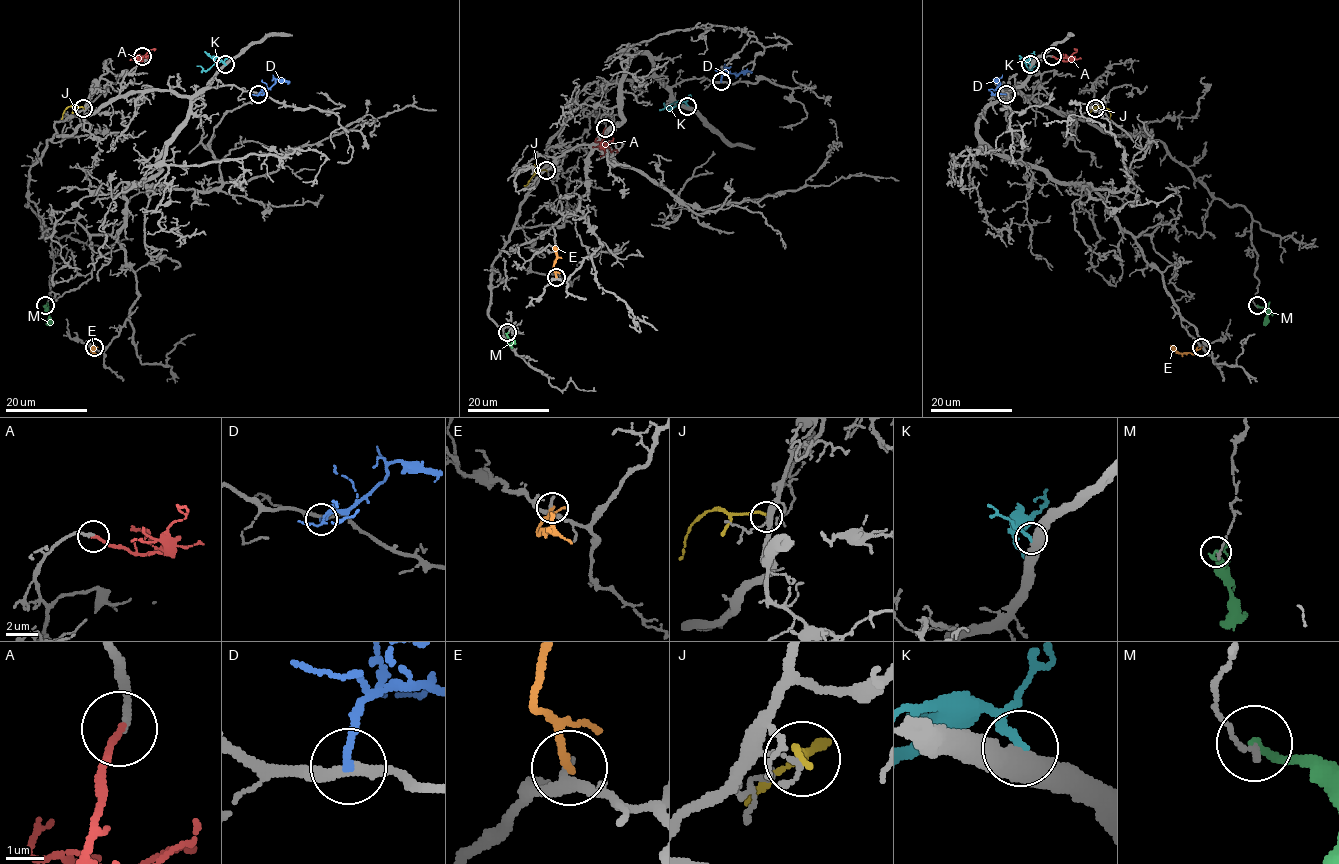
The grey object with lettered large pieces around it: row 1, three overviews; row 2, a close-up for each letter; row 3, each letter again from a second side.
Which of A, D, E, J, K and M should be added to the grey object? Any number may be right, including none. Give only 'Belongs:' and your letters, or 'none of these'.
Belongs: A, D

